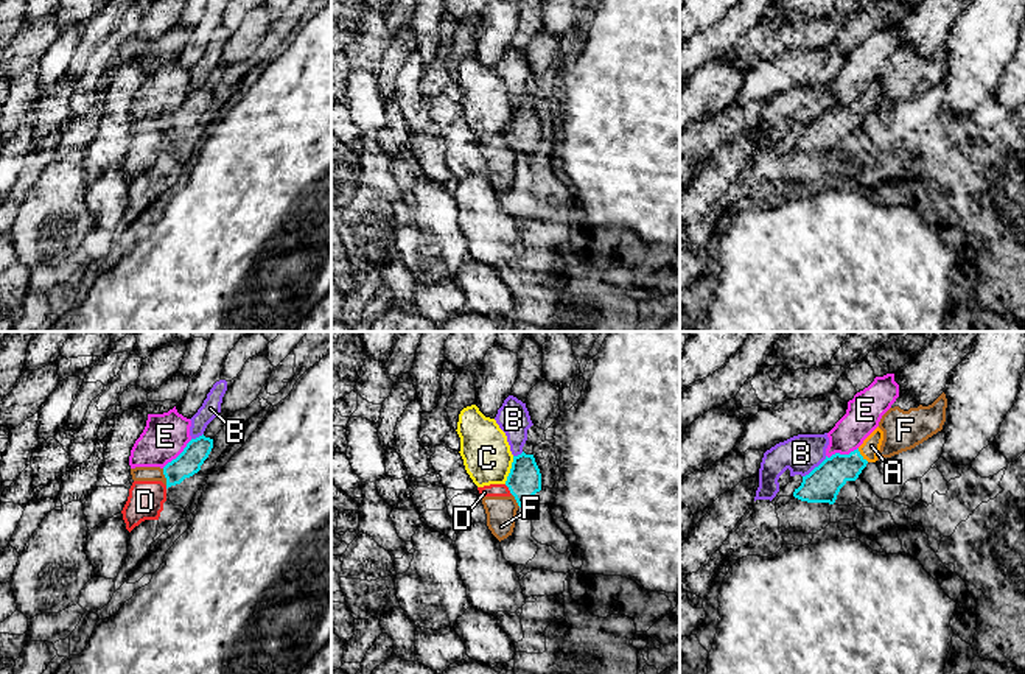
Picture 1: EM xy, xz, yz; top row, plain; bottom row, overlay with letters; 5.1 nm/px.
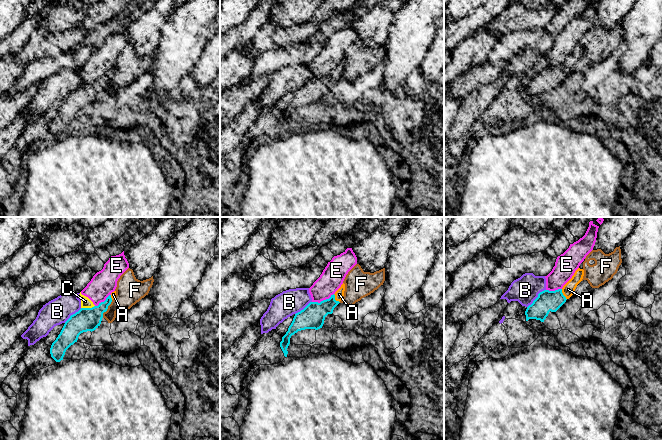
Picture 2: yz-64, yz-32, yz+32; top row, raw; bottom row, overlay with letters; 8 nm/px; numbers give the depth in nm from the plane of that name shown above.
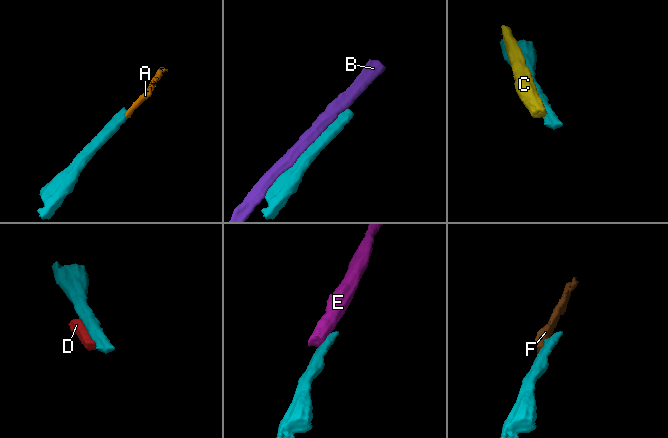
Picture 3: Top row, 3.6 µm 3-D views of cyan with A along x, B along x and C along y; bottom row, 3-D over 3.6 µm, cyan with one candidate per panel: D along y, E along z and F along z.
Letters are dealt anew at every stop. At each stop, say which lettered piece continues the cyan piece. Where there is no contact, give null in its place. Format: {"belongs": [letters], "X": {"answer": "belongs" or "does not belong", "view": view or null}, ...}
{"belongs": ["A"], "A": {"answer": "belongs", "view": "yz"}, "B": {"answer": "does not belong", "view": "yz"}, "C": {"answer": "does not belong", "view": "xz"}, "D": {"answer": "does not belong", "view": "xz"}, "E": {"answer": "does not belong", "view": "xy"}, "F": {"answer": "does not belong", "view": "xy"}}

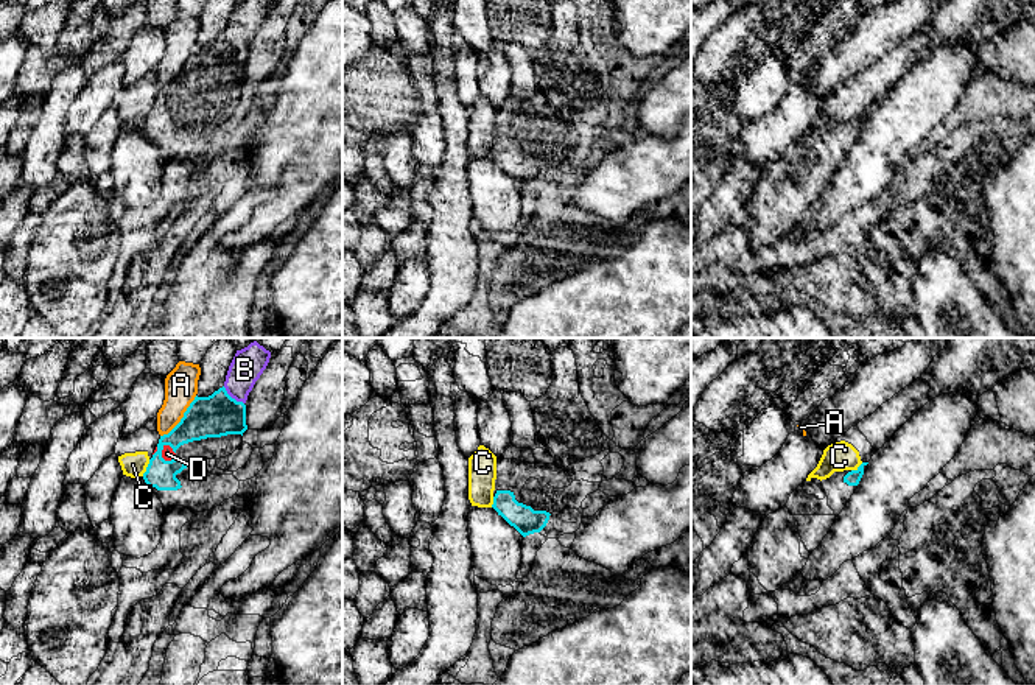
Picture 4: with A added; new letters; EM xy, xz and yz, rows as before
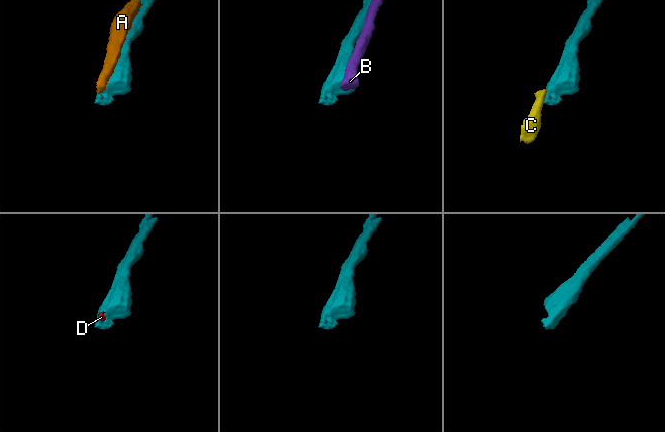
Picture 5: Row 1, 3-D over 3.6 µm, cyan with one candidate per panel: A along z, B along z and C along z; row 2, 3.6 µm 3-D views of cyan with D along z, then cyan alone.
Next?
{"belongs": ["D"], "A": {"answer": "does not belong", "view": "xy"}, "B": {"answer": "does not belong", "view": "xy"}, "C": {"answer": "does not belong", "view": "xy"}, "D": {"answer": "belongs", "view": "xy"}}

